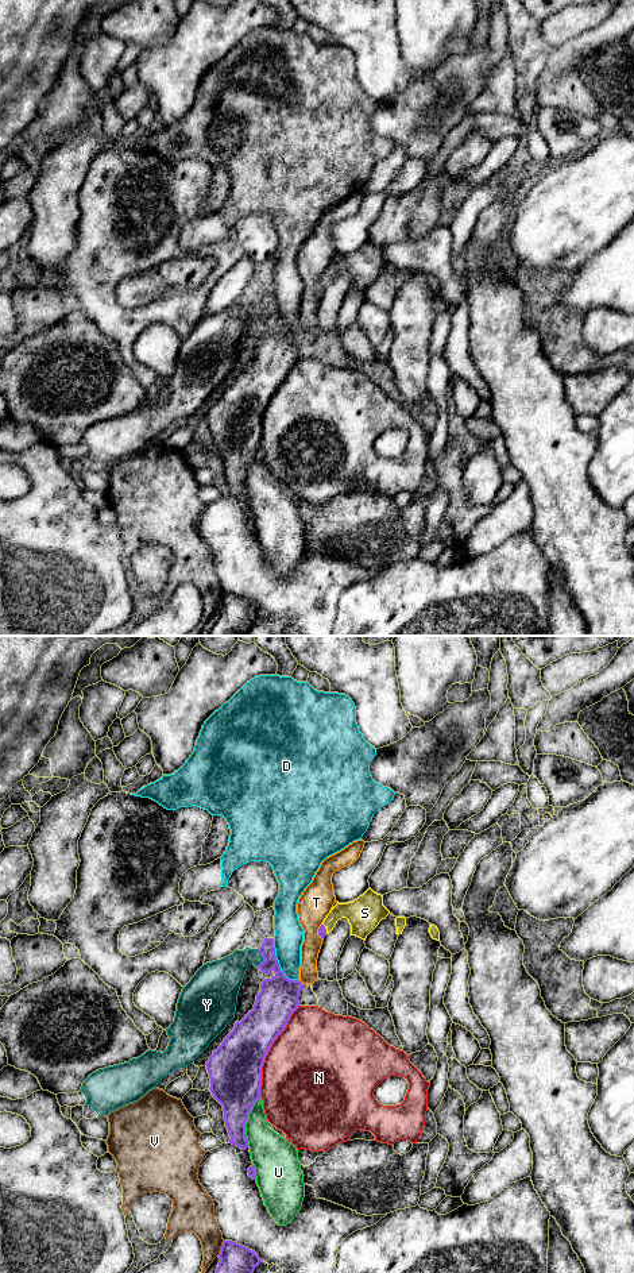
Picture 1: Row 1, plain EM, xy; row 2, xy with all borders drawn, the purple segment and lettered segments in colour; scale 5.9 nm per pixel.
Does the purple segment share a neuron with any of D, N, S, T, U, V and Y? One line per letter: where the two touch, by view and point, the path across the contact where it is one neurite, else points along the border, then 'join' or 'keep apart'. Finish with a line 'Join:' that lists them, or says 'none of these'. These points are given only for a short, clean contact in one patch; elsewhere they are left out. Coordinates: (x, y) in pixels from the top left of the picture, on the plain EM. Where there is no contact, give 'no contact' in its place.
D: meets purple in xy at (278, 316); keep apart
N: meets purple in xy at (269, 401); keep apart
S: meets purple in xy at (325, 281); runs through xy (321, 284), (325, 281), (339, 265), (363, 266); join
T: meets purple in xy at (300, 334); keep apart
U: meets purple in xy at (246, 474); keep apart
V: meets purple in xy at (221, 600); keep apart
Y: meets purple in xy at (263, 311); keep apart
Join: S

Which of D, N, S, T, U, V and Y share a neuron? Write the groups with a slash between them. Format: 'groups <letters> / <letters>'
groups D / N / S / T / U / V / Y

